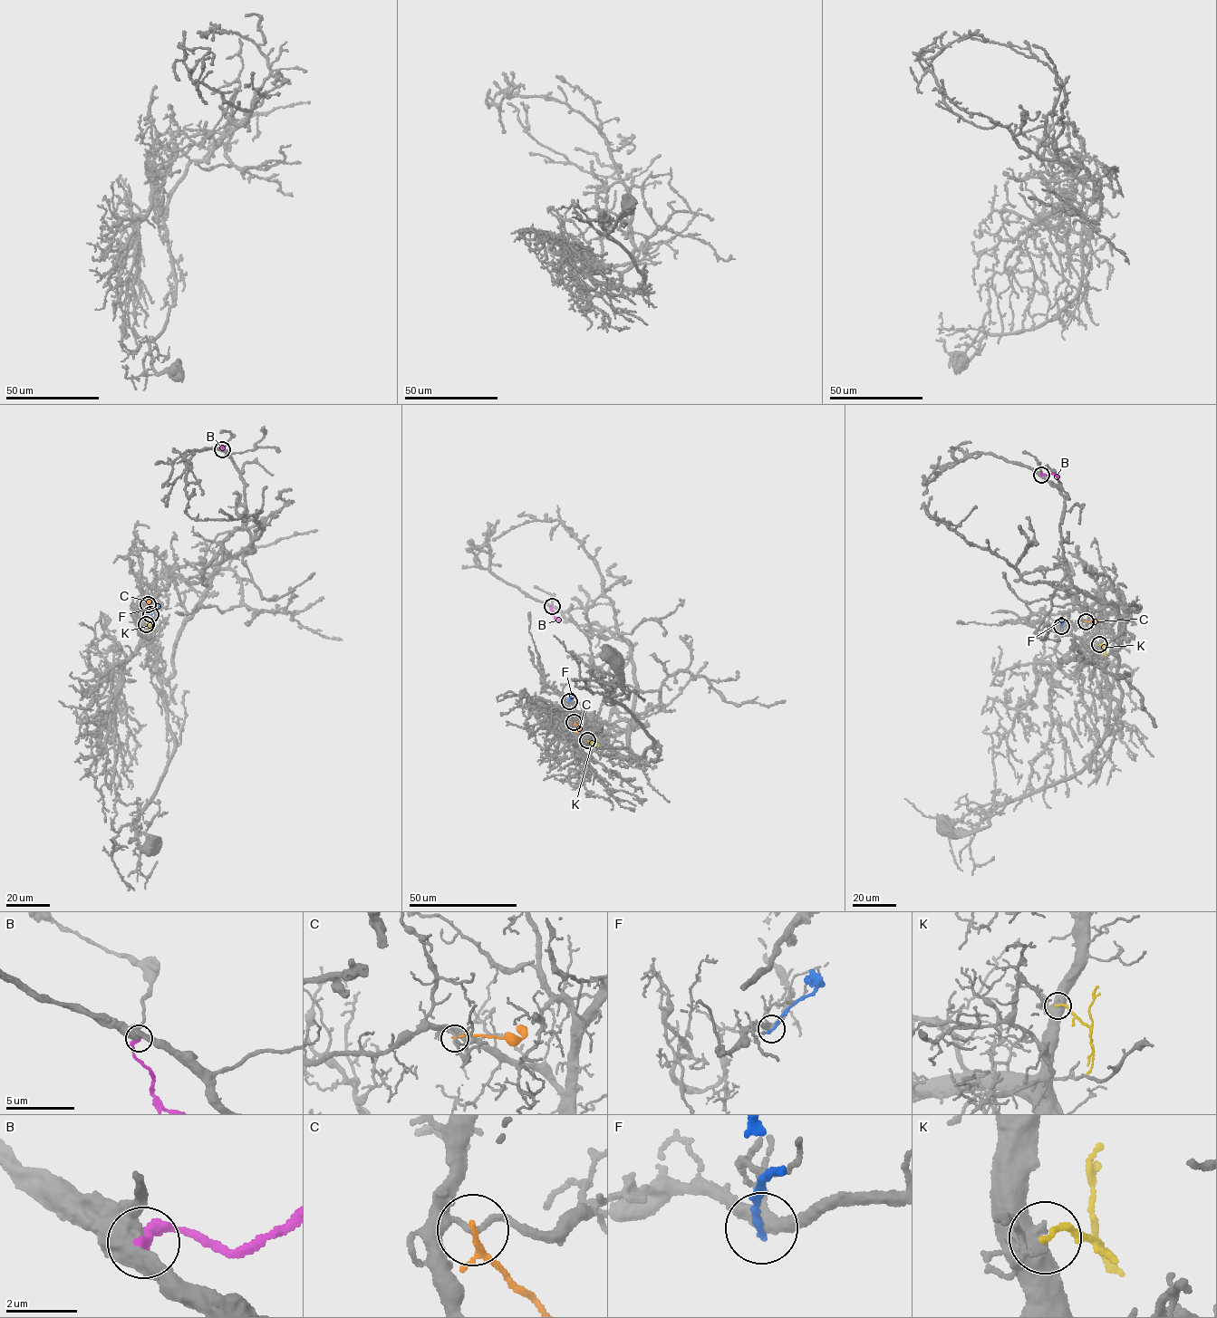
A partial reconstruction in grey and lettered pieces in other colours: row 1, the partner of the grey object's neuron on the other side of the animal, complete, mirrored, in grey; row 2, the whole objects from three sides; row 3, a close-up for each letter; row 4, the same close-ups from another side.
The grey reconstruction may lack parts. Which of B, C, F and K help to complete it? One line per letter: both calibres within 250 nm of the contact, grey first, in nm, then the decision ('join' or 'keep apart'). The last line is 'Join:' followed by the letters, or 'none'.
B: calibres 480 and 320 nm; keep apart
C: calibres 180 and 110 nm; keep apart
F: calibres 320 and 220 nm; keep apart
K: calibres 480 and 150 nm; keep apart
Join: none

